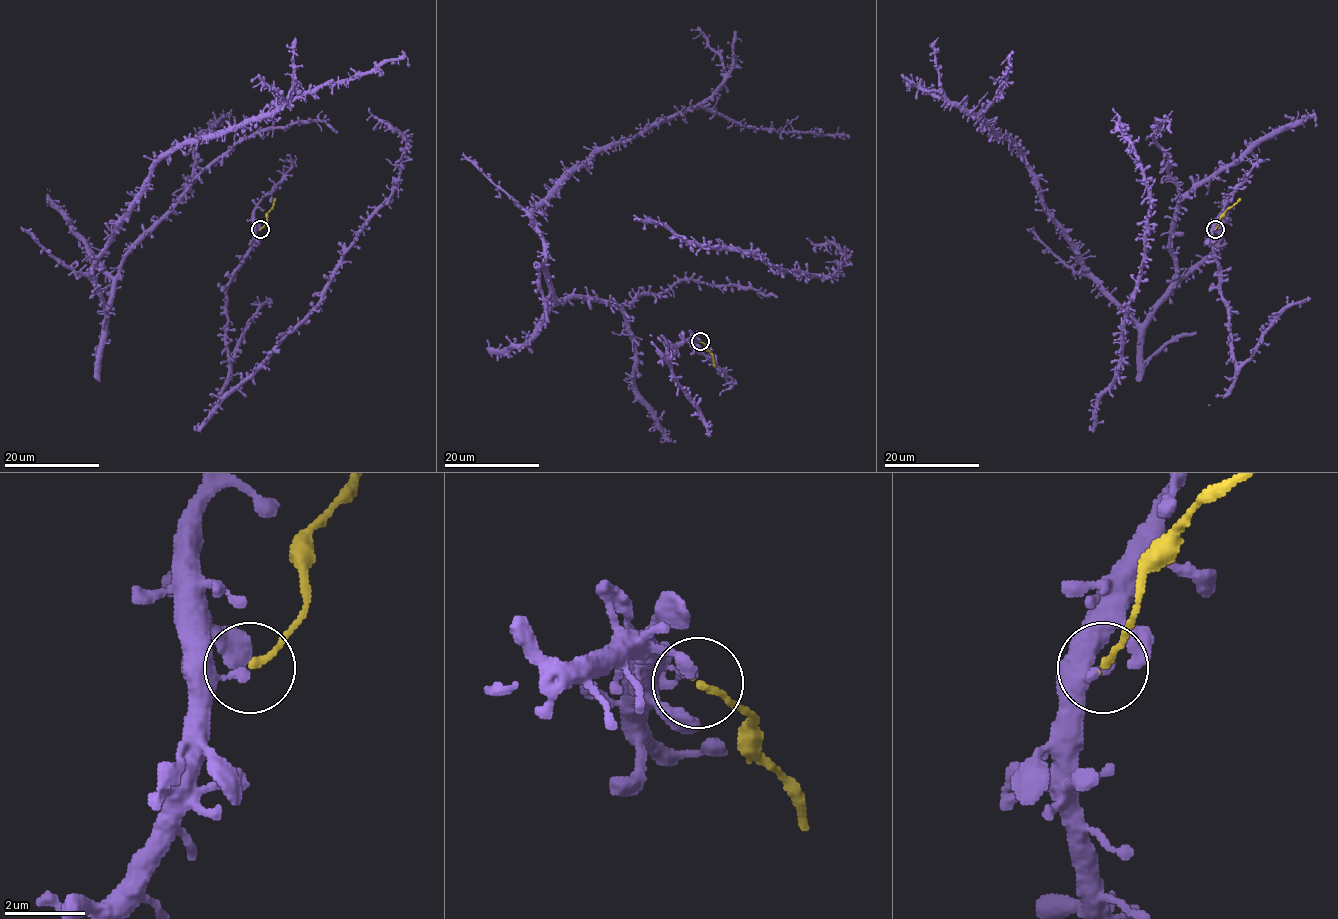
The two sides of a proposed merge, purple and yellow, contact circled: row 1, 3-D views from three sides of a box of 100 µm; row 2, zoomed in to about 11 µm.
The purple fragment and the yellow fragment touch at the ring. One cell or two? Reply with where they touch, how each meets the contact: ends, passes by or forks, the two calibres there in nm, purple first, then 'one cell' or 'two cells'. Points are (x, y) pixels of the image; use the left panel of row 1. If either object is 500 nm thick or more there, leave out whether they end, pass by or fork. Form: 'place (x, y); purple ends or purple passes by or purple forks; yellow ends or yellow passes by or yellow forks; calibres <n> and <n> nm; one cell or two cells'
place (260, 229); purple ends; yellow ends; calibres 200 and 150 nm; two cells

